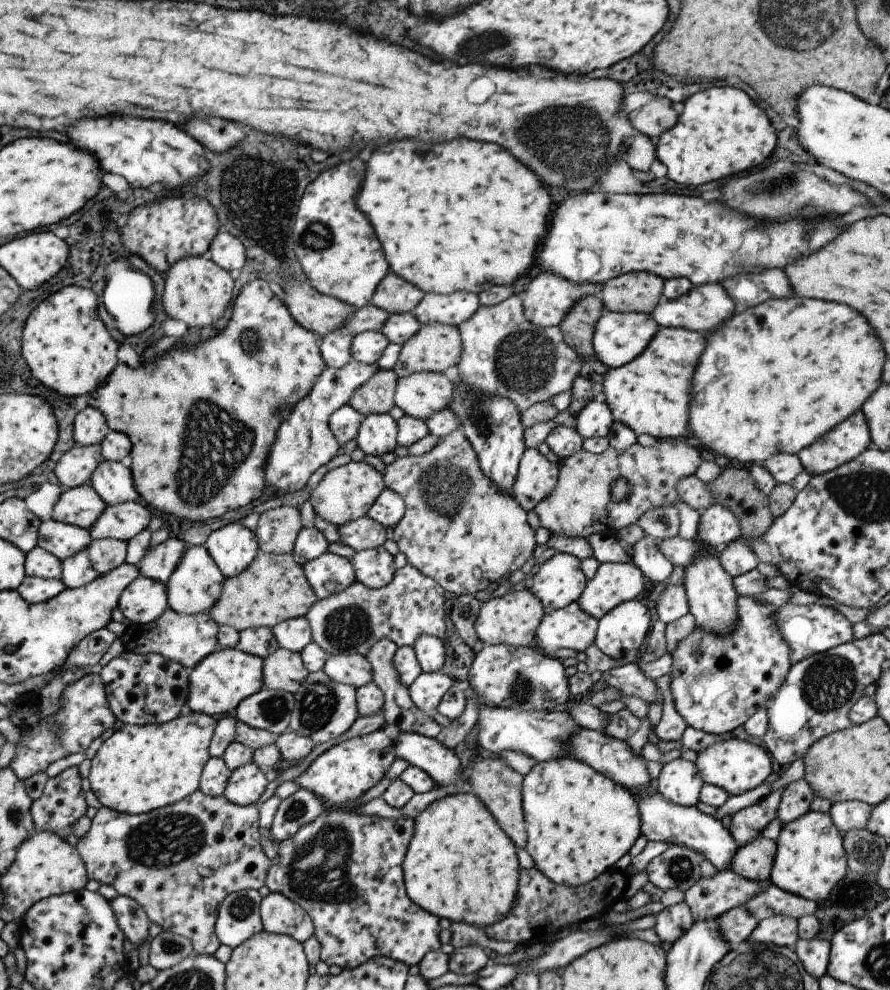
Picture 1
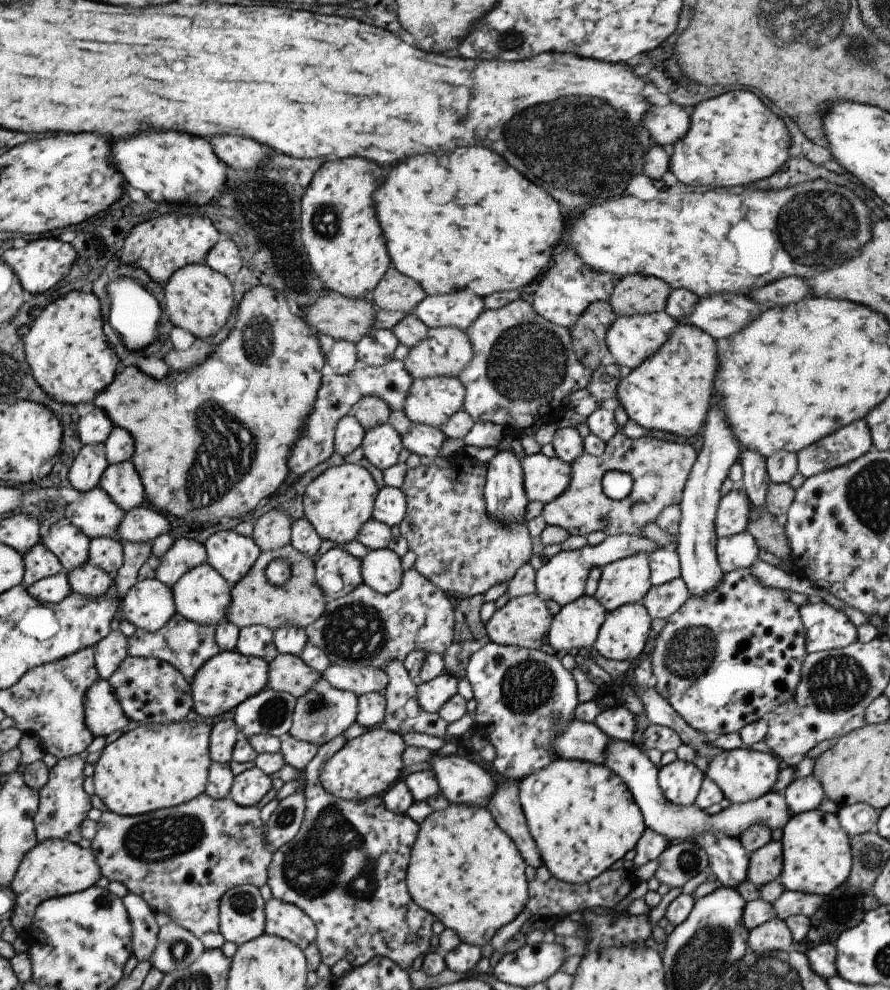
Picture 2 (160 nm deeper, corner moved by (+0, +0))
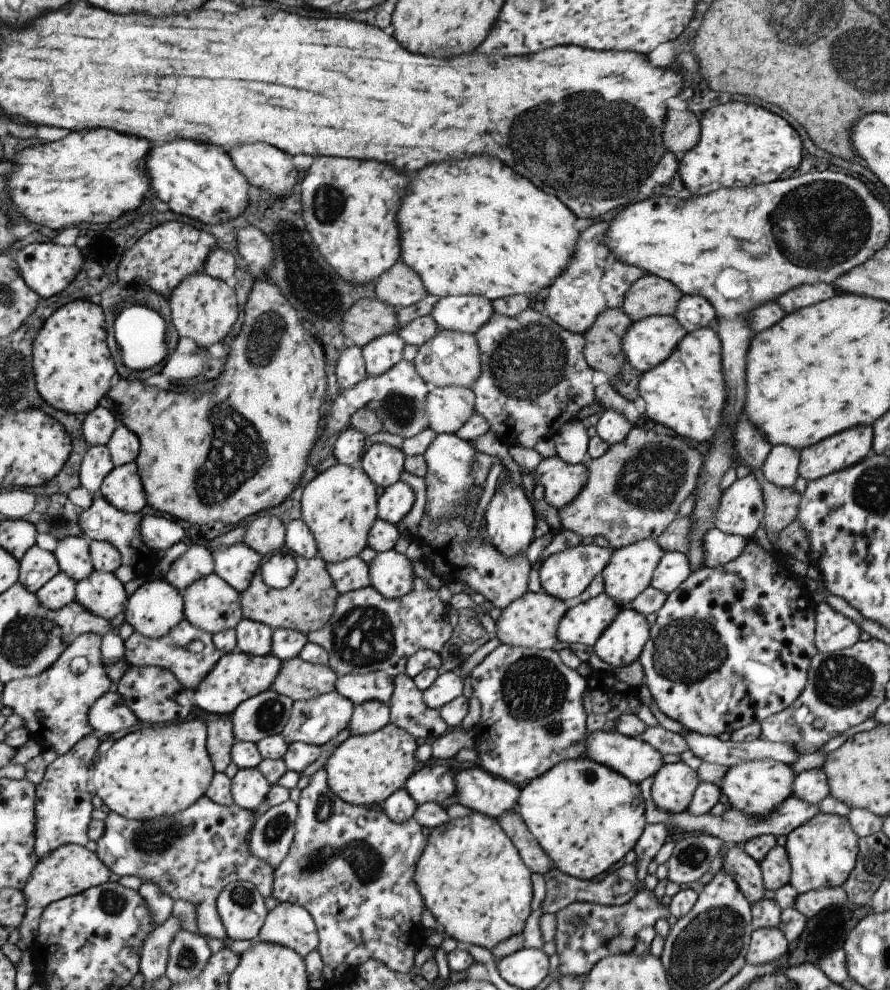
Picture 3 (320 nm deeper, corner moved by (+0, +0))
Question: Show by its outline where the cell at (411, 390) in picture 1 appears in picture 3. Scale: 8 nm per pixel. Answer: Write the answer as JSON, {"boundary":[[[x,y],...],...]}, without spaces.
{"boundary":[[[432,386],[427,393],[424,413],[428,427],[438,434],[454,434],[473,414],[473,391],[469,387]]]}

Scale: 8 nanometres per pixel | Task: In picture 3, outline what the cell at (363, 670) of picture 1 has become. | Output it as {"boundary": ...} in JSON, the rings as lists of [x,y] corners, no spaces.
{"boundary":[[[383,671],[343,675],[335,679],[334,691],[354,705],[365,701],[379,701],[387,705],[392,693],[392,679]]]}

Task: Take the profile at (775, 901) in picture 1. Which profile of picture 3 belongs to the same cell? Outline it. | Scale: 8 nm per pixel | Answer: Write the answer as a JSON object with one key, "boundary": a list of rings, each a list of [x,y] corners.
{"boundary":[[[827,887],[798,894],[793,907],[806,919],[810,919],[829,905],[841,905],[845,902],[846,894],[841,887]]]}

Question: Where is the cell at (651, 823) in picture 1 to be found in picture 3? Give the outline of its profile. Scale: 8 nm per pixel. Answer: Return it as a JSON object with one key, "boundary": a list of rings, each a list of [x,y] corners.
{"boundary":[[[737,845],[729,847],[720,870],[734,876],[738,889],[750,906],[763,899],[763,891],[766,888],[762,883],[758,863],[745,854],[741,847]]]}

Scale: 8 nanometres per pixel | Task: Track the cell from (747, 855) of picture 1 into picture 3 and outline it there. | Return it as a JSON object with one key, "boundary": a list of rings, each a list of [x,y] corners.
{"boundary":[[[775,845],[758,863],[758,867],[767,890],[776,891],[788,883],[790,866],[784,847]]]}

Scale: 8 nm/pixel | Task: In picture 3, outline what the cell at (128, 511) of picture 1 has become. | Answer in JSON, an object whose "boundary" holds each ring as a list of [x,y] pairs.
{"boundary":[[[143,515],[139,523],[141,541],[152,550],[165,550],[183,540],[185,532],[179,524],[163,516]]]}

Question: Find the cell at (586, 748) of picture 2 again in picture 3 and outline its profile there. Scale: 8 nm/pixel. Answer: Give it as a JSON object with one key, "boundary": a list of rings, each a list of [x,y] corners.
{"boundary":[[[615,730],[608,733],[597,731],[587,734],[584,756],[596,763],[605,765],[607,768],[613,769],[629,780],[629,782],[636,785],[643,778],[654,776],[663,764],[663,761],[661,761],[662,754],[650,744],[643,742],[639,738],[623,736]]]}

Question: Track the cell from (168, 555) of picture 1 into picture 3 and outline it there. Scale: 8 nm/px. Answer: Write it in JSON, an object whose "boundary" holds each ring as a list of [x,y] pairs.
{"boundary":[[[191,545],[170,564],[163,579],[182,594],[190,584],[213,572],[214,564],[209,550],[201,545]]]}

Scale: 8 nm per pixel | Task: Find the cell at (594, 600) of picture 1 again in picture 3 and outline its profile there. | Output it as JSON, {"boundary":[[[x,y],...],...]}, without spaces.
{"boundary":[[[653,538],[641,539],[627,546],[613,549],[607,564],[600,572],[604,584],[603,592],[621,608],[627,607],[637,593],[650,585],[653,571],[663,555],[664,550]]]}

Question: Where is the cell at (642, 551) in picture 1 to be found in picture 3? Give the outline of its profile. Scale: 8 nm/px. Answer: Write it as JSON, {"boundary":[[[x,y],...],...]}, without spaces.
{"boundary":[[[664,551],[653,571],[650,585],[663,594],[674,591],[687,576],[690,568],[688,558],[679,551]]]}

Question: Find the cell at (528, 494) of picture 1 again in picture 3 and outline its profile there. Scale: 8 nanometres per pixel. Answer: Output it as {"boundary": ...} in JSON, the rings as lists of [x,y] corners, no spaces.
{"boundary":[[[555,454],[541,458],[532,476],[543,486],[544,501],[558,511],[581,492],[587,469],[583,463],[567,464]]]}

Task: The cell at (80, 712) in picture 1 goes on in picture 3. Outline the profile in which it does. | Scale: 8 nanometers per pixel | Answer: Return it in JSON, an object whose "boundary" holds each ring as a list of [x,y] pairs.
{"boundary":[[[107,691],[88,710],[92,730],[99,734],[114,735],[119,730],[133,730],[139,725],[138,718],[125,706],[120,693]]]}

